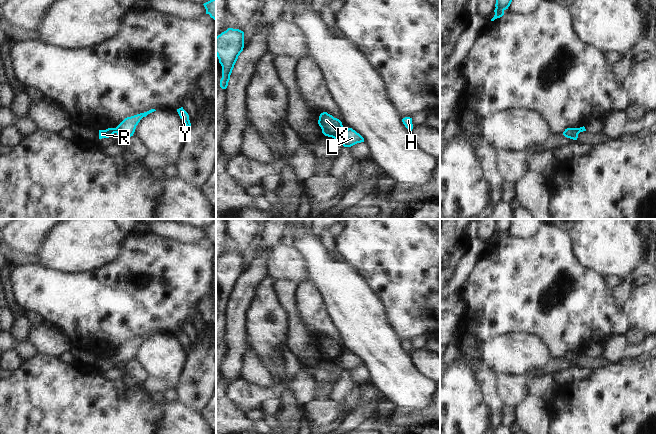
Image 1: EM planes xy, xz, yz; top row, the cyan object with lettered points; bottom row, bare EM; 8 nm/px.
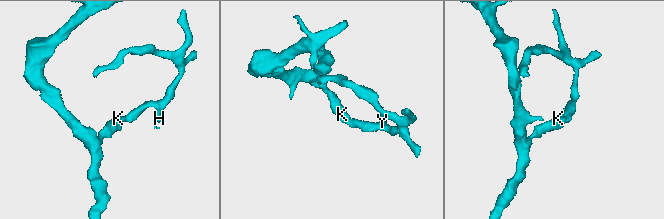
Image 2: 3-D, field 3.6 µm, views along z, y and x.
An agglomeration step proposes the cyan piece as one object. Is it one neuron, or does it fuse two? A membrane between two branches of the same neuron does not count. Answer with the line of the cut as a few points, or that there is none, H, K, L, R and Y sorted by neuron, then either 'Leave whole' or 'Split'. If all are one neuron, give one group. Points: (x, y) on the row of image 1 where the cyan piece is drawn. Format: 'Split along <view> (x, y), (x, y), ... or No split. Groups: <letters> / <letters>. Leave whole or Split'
Split along xz (343, 129), (331, 136). Groups: H L Y / K R. Split.

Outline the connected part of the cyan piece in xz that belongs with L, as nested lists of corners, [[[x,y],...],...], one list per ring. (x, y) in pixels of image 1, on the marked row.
[[[352,128],[343,129],[341,132],[332,136],[334,139],[338,137],[342,139],[341,144],[344,147],[351,147],[357,143],[364,142],[364,138]]]

